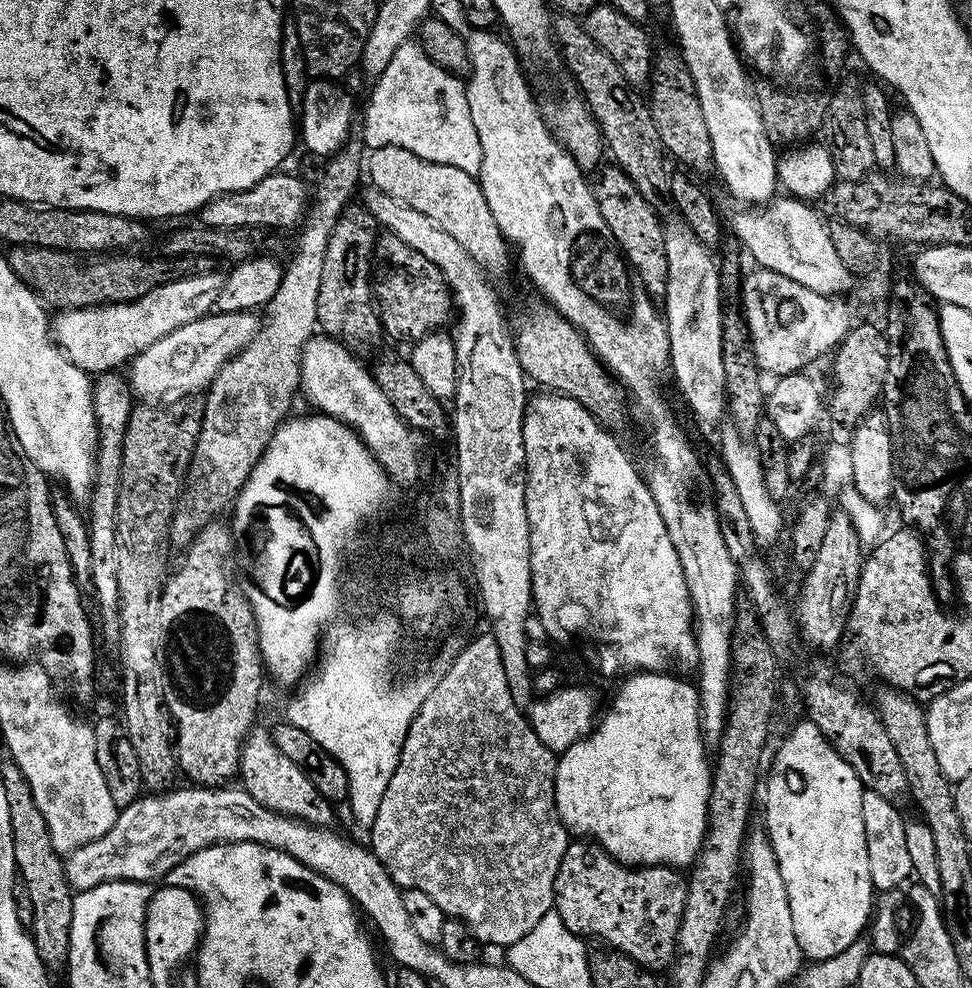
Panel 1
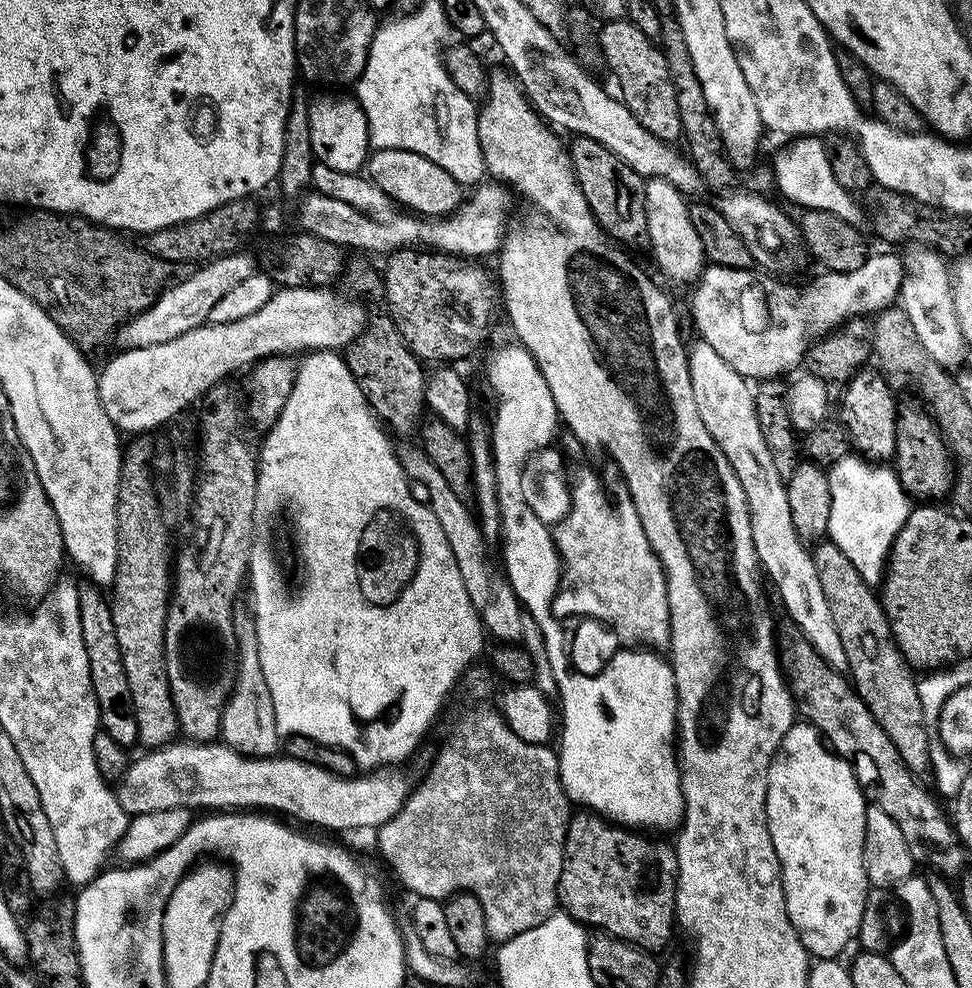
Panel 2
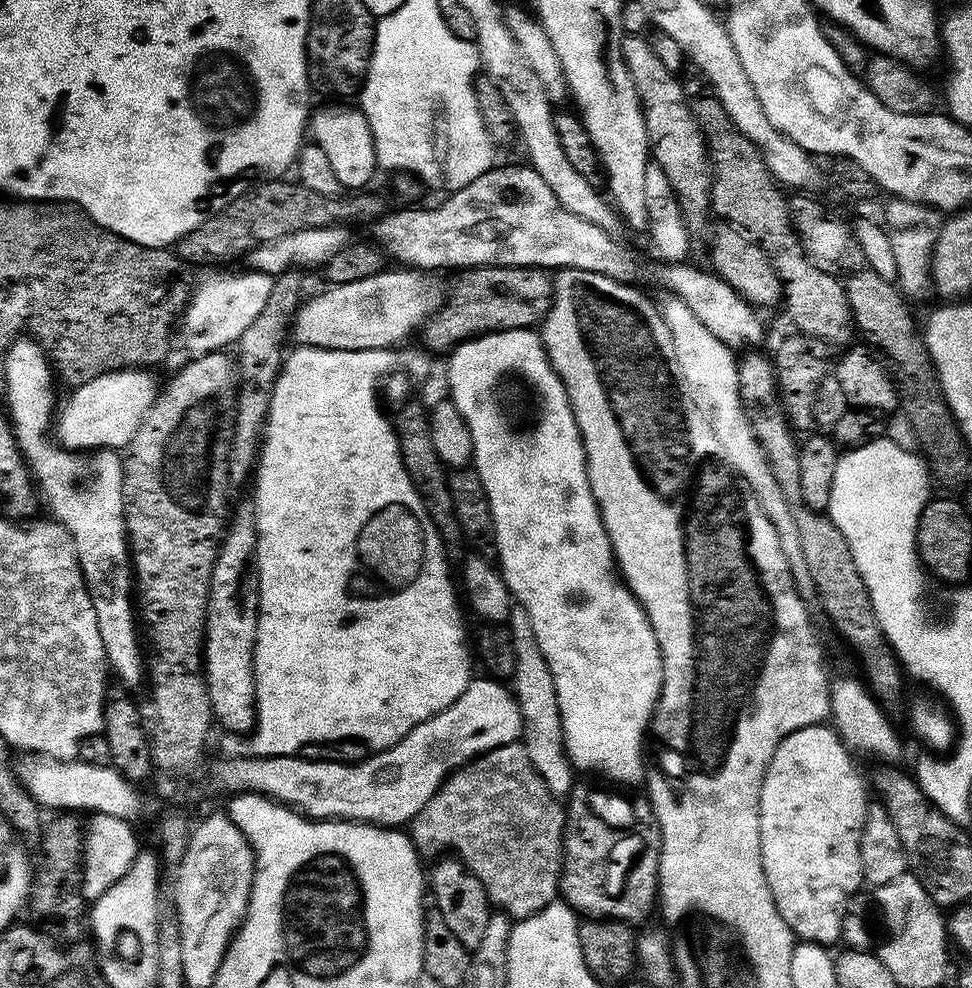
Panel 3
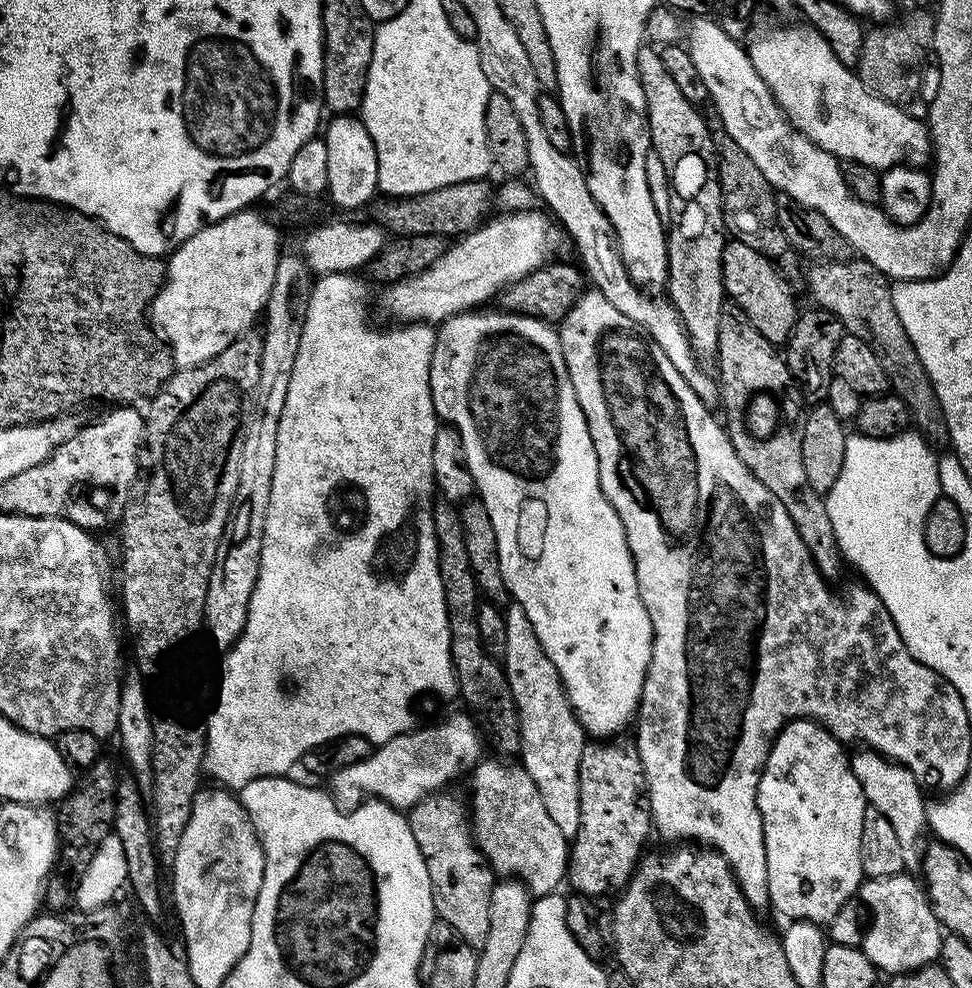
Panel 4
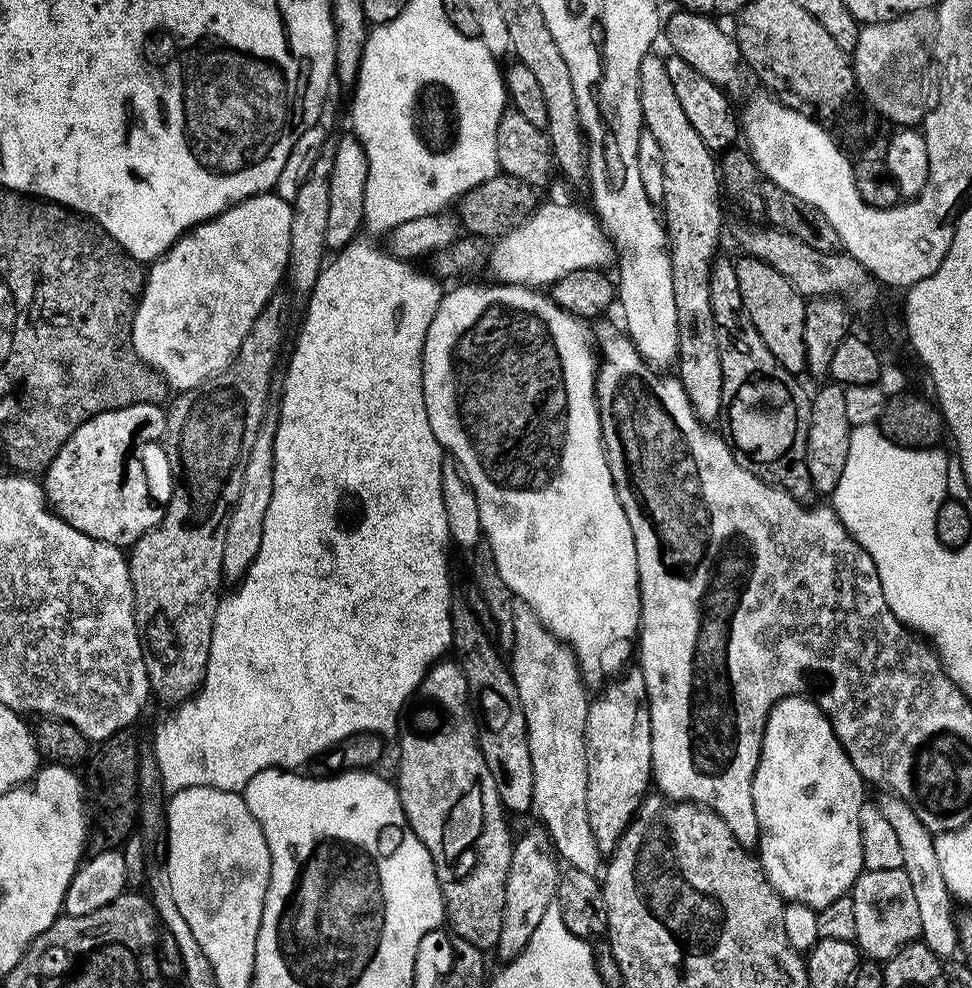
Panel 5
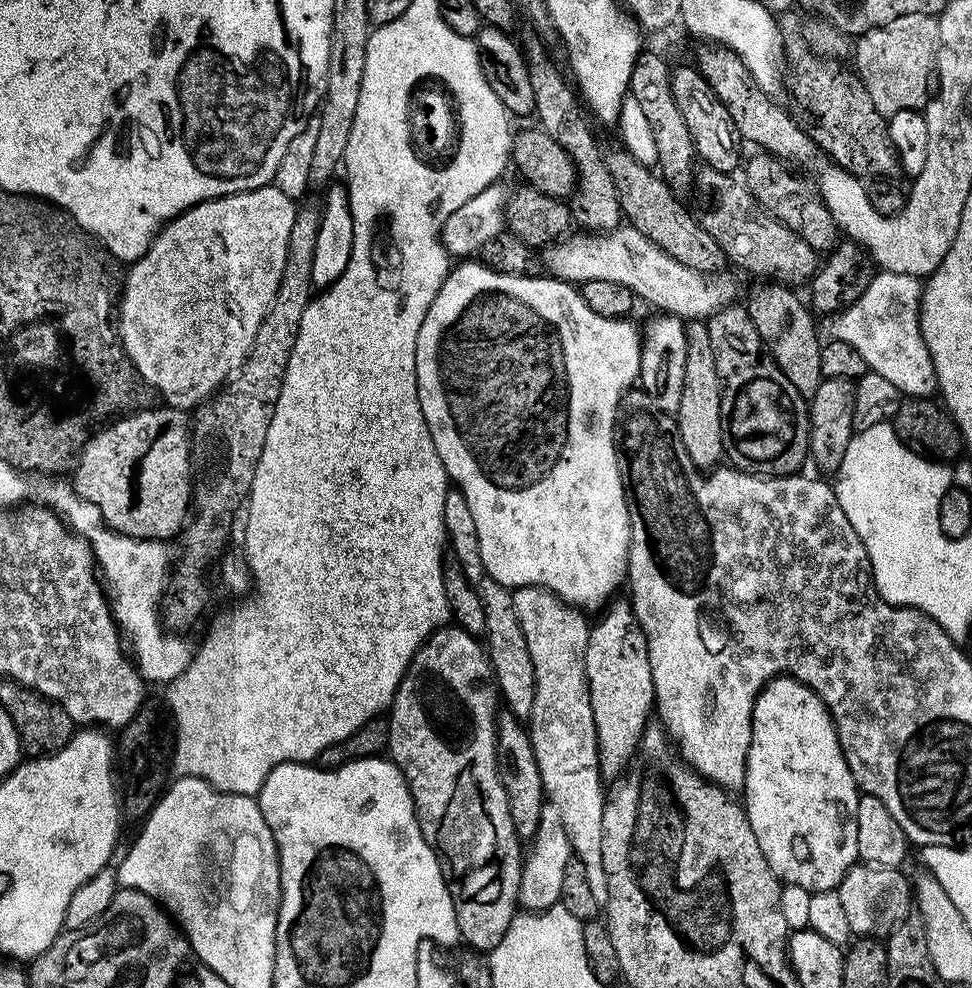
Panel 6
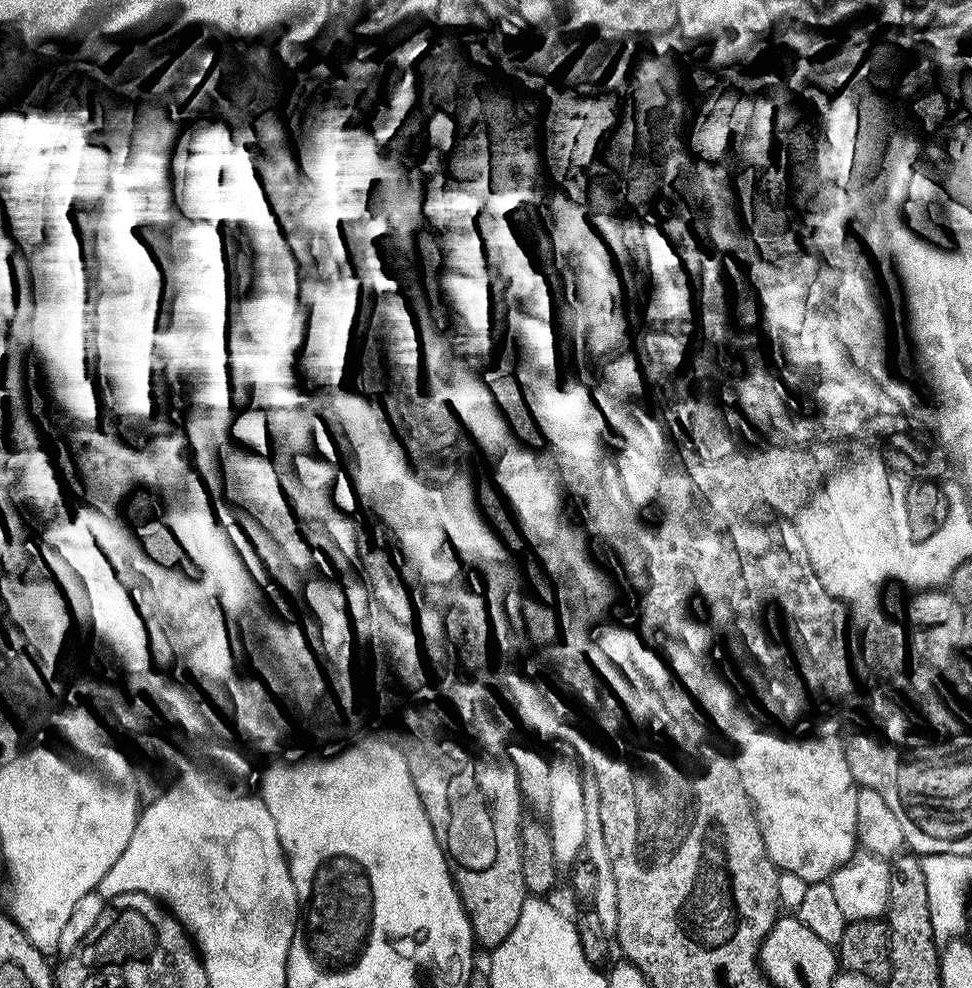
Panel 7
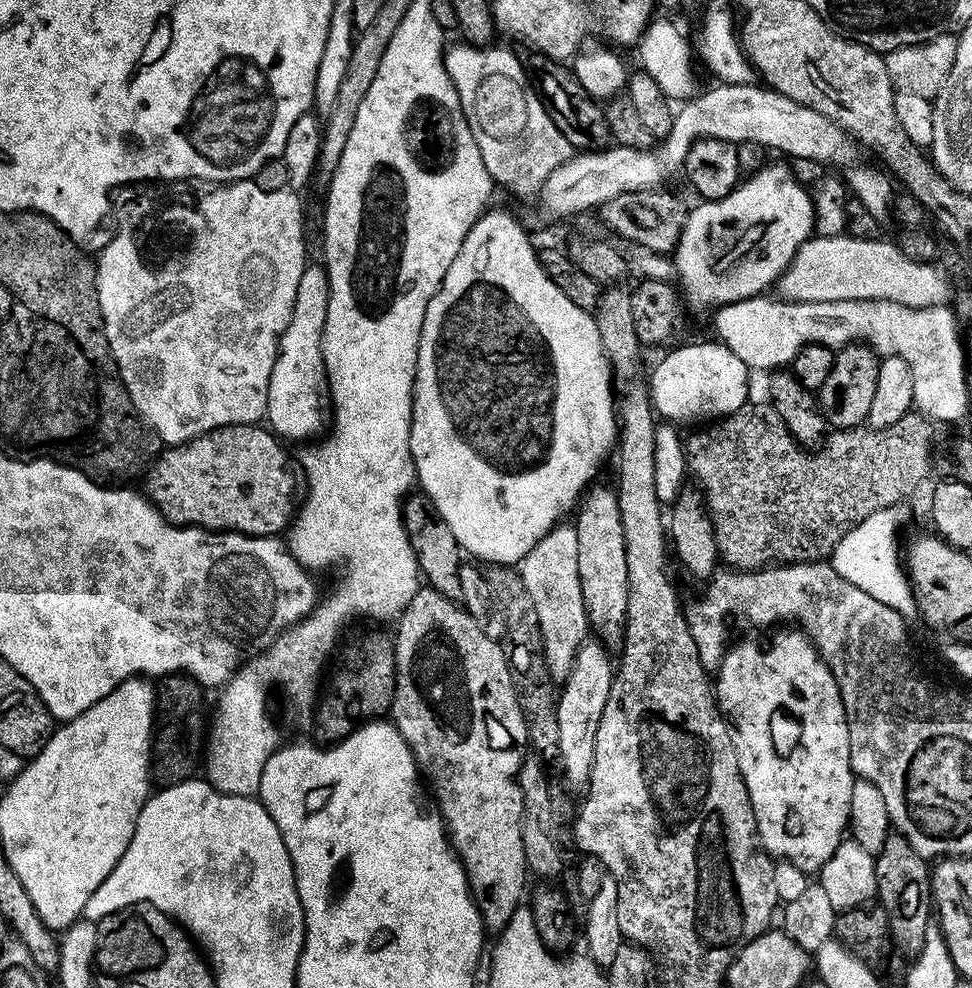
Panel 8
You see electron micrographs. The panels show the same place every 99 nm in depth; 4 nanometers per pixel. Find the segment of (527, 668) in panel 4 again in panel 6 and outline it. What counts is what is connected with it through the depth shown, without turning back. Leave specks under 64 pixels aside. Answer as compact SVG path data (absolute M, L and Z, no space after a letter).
M517 588L512 593L514 598L514 611L518 613L518 623L522 625L522 634L526 634L526 646L530 646L530 659L534 662L534 710L530 717L530 737L532 739L532 749L534 758L538 762L538 774L542 774L542 786L544 787L545 797L558 811L564 823L566 834L570 838L570 846L574 853L575 859L586 866L586 882L594 886L606 885L606 868L603 866L602 846L604 842L603 834L603 814L606 803L606 792L600 789L602 777L600 774L600 747L596 737L596 727L594 726L594 710L590 706L590 690L588 689L588 679L586 678L586 650L588 649L588 630L589 621L584 621L585 613L572 607L571 604L565 604L563 600L554 592L549 592L546 588Z

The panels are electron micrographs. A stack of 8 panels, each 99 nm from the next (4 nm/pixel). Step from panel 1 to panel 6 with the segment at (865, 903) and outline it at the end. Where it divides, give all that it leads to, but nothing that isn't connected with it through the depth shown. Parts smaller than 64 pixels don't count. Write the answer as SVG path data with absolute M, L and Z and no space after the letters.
M777 676L776 679L771 680L757 696L756 705L754 706L752 741L748 751L748 770L746 783L742 789L742 800L746 805L750 830L754 830L754 838L758 838L758 846L762 850L762 854L766 858L772 873L785 885L793 884L794 886L804 887L811 893L831 892L839 889L840 876L836 874L832 876L832 864L845 863L844 865L847 865L849 863L849 861L847 862L848 852L850 856L850 850L854 850L858 846L856 831L858 830L858 802L861 795L861 789L858 787L854 775L850 772L850 766L842 754L842 746L836 733L836 724L832 721L832 716L828 712L828 707L824 704L821 696L817 692L813 692L801 680L793 680L791 676Z

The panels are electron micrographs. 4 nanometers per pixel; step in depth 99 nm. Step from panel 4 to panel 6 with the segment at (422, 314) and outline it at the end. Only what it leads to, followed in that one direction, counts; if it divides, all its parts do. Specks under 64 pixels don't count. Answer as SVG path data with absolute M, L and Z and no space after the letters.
M617 226L603 234L593 234L588 230L581 233L581 236L569 235L549 245L546 254L543 253L545 269L555 279L571 284L583 284L586 281L618 282L631 290L635 297L640 299L641 296L644 301L658 308L657 311L683 320L709 319L735 301L733 299L738 286L729 270L722 270L715 273L713 278L707 278L705 273L689 263L666 254L637 228Z

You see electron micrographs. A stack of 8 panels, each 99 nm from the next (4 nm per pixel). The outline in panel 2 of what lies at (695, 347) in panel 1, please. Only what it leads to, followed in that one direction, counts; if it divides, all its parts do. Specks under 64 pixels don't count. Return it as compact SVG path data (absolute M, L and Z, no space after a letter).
M647 179L644 184L648 245L656 264L672 280L695 281L704 271L706 259L702 243L690 221L687 199L676 187L665 179Z

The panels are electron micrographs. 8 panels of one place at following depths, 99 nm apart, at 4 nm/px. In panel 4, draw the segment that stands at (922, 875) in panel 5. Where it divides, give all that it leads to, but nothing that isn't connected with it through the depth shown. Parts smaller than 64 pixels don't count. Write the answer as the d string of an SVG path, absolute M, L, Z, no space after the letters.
M860 750L852 754L849 764L852 773L858 778L862 786L864 799L869 807L881 811L890 821L894 834L901 843L904 856L904 866L907 871L916 872L921 869L923 861L924 841L921 833L927 829L926 798L923 798L924 790L913 776L913 772L901 764L888 760L880 753L871 750Z

